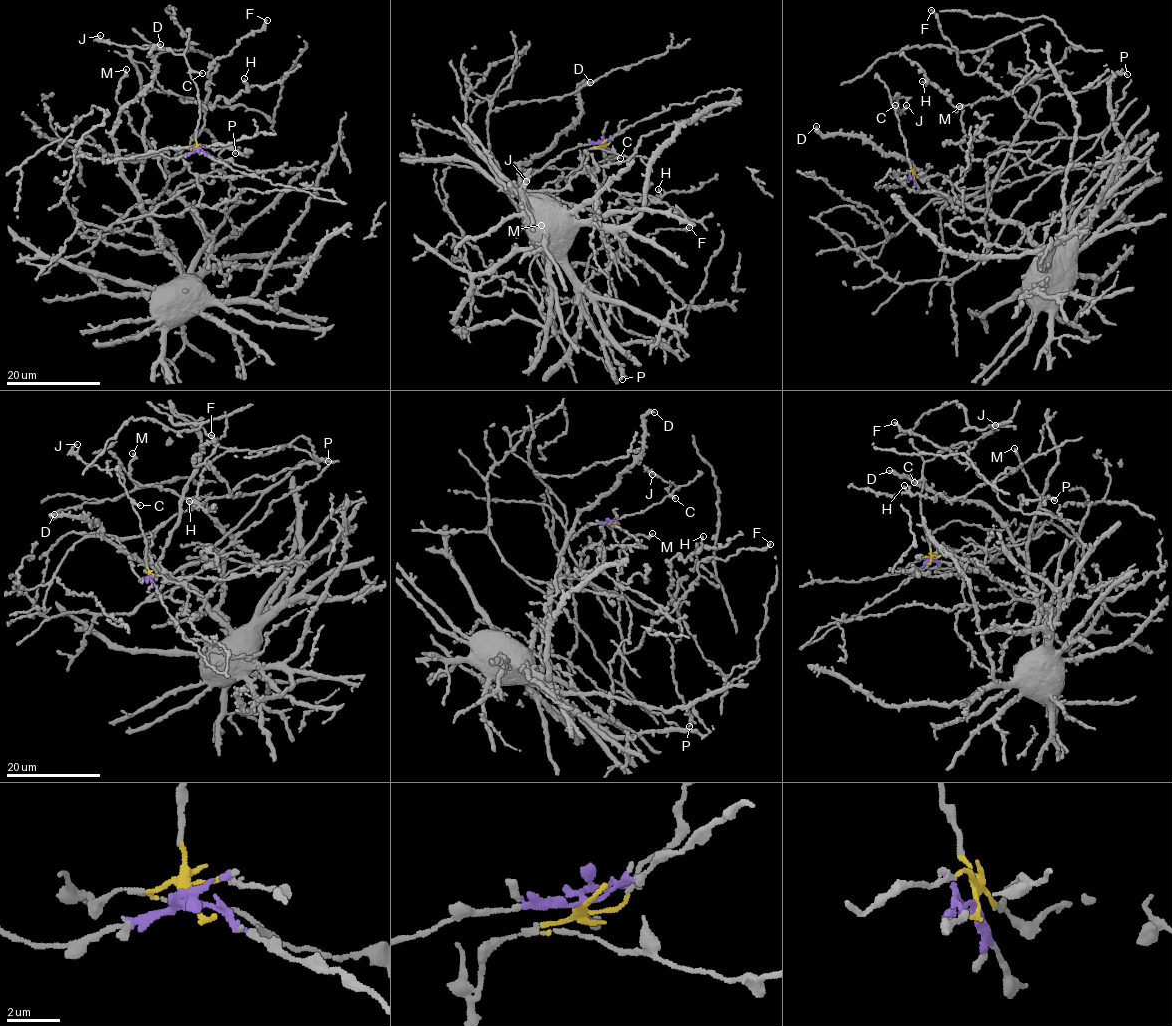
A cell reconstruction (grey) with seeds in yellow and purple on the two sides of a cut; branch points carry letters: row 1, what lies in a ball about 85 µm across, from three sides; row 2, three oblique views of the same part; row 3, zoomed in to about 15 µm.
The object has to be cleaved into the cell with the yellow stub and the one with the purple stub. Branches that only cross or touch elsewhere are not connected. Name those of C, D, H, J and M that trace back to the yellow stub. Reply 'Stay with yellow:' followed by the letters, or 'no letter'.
Stay with yellow: C, J

